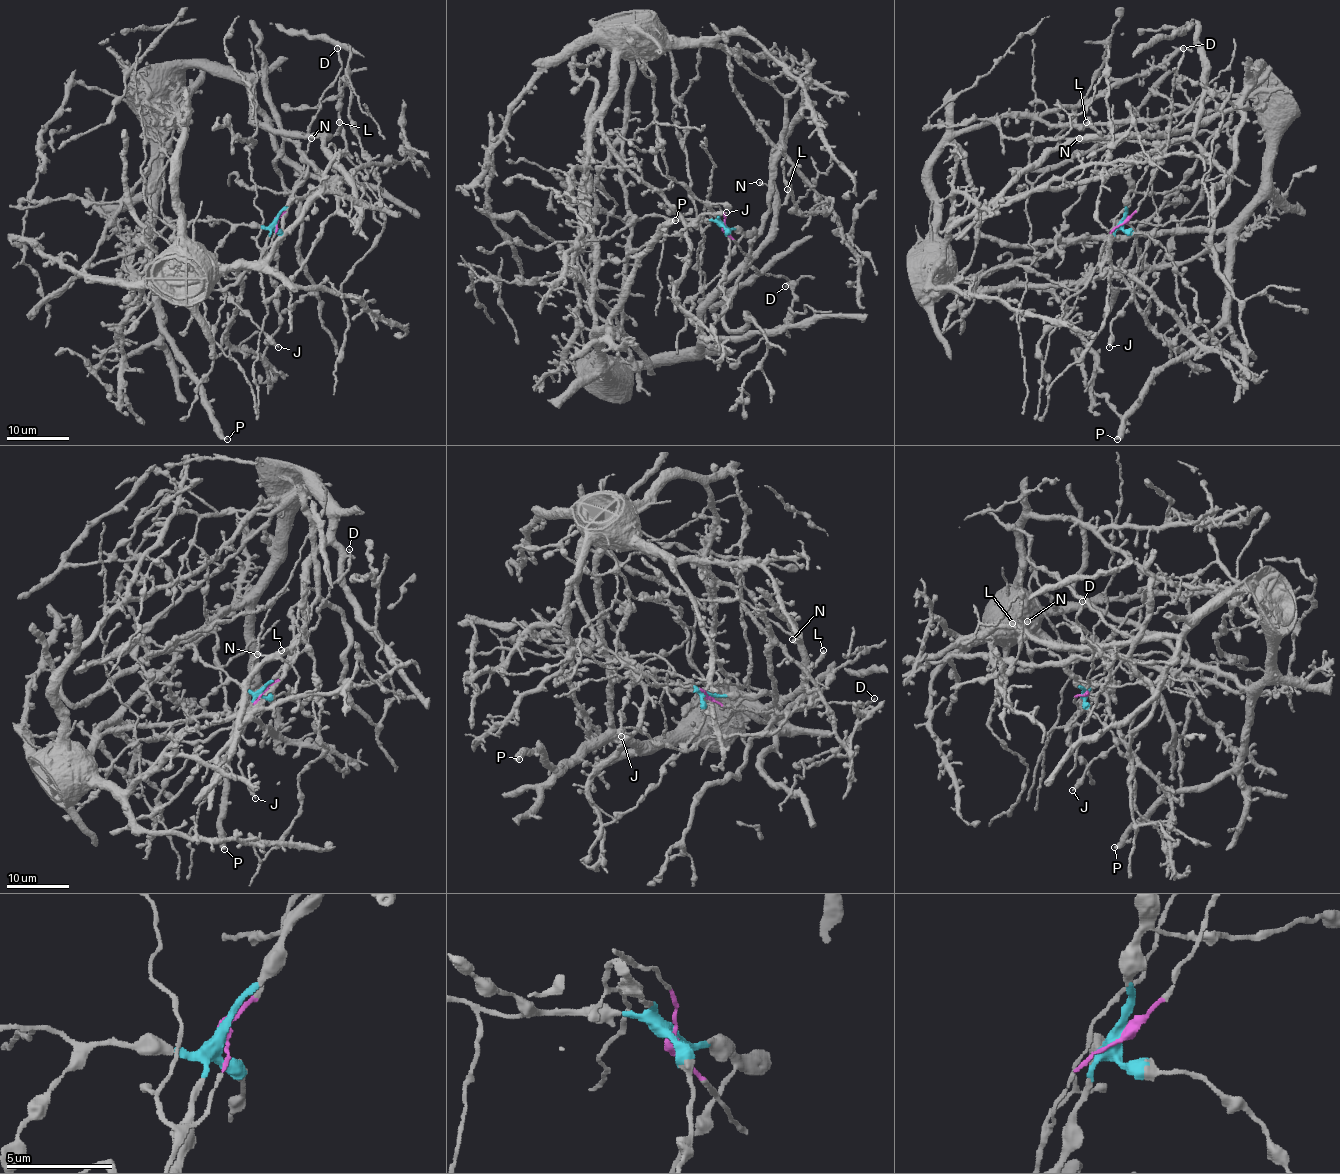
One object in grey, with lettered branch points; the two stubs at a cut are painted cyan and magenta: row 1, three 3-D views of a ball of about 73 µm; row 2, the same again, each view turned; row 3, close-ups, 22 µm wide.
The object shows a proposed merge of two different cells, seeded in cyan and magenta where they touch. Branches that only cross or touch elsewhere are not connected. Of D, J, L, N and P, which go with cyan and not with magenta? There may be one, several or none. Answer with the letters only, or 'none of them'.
J, L, N, P

